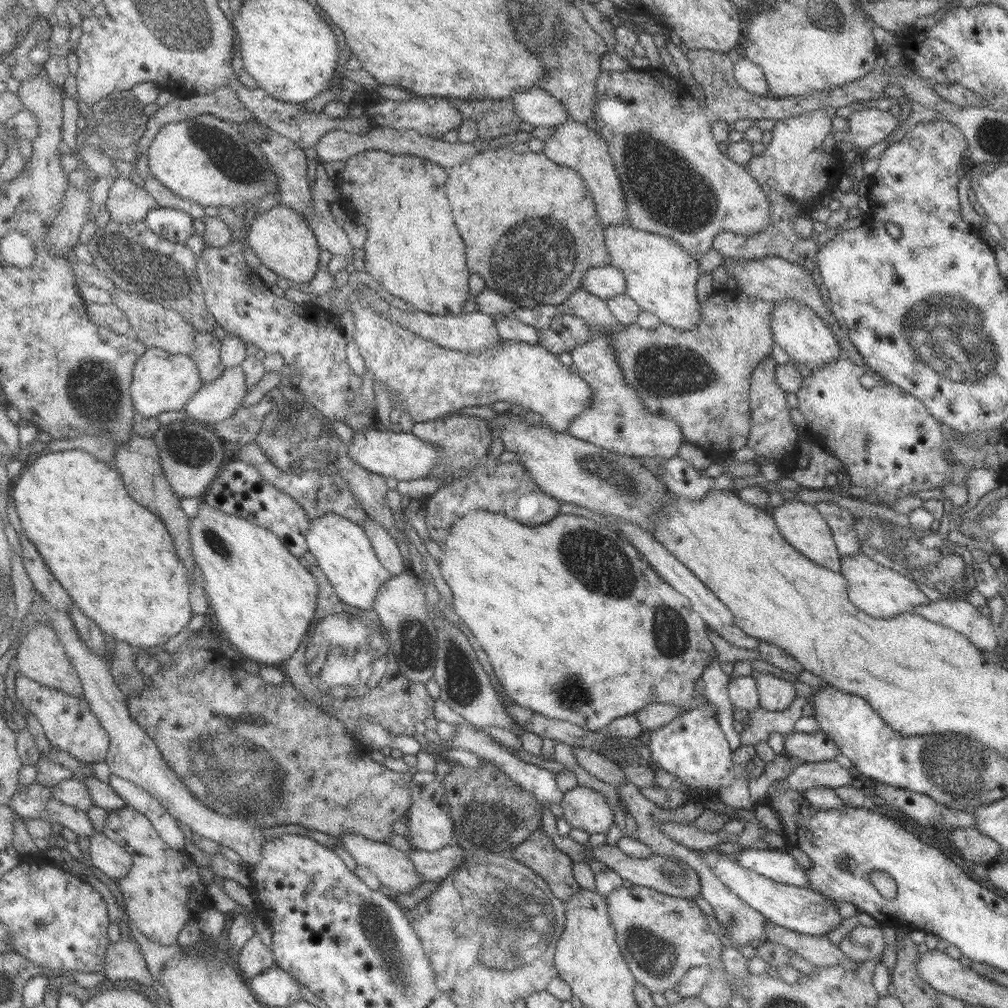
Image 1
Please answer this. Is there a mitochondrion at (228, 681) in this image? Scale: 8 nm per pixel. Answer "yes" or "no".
no

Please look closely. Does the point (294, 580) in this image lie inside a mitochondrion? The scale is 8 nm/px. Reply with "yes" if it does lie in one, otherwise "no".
no

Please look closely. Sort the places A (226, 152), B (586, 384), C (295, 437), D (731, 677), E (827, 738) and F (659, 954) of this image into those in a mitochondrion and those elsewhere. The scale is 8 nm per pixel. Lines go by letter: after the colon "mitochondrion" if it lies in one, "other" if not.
A: mitochondrion
B: other
C: mitochondrion
D: other
E: other
F: mitochondrion

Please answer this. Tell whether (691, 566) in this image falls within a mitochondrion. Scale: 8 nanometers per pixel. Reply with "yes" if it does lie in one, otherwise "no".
no

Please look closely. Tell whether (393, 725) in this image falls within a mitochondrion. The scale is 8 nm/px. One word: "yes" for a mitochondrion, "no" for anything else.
no

